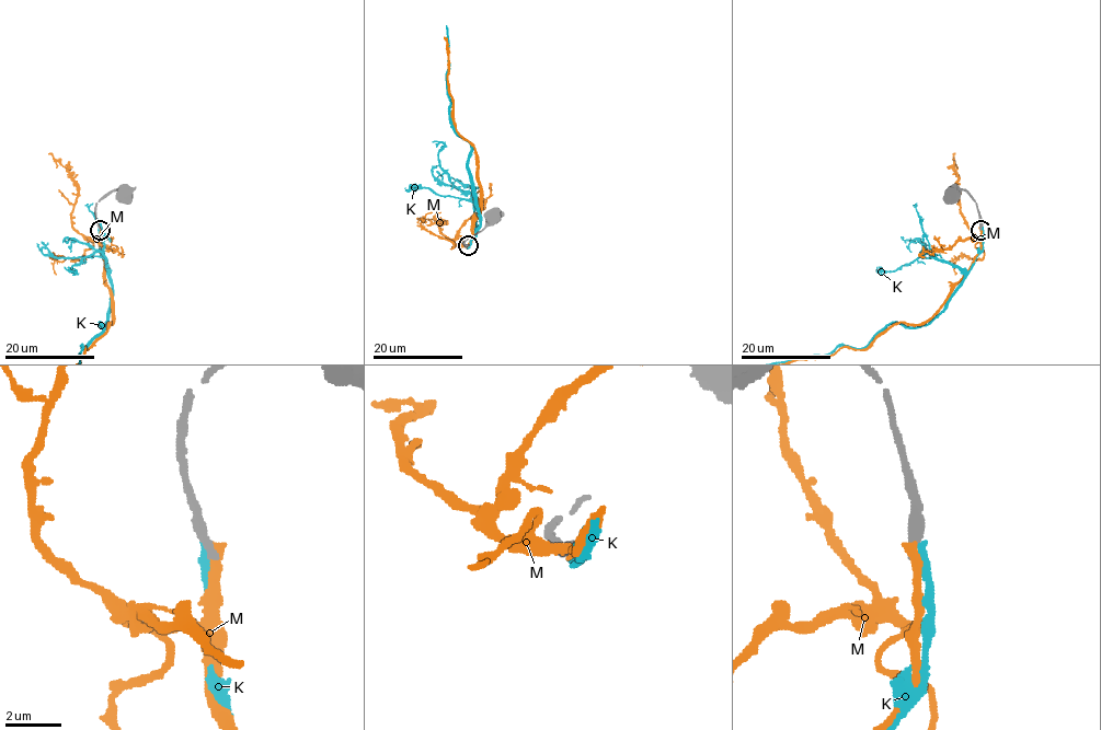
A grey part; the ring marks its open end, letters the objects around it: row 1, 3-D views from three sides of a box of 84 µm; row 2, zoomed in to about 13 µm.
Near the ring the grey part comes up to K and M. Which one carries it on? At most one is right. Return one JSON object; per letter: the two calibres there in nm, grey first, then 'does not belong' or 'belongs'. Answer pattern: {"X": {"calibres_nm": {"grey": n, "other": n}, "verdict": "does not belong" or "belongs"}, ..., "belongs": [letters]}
{"K": {"calibres_nm": {"grey": 320, "other": 220}, "verdict": "does not belong"}, "M": {"calibres_nm": {"grey": 260, "other": 280}, "verdict": "does not belong"}, "belongs": []}

